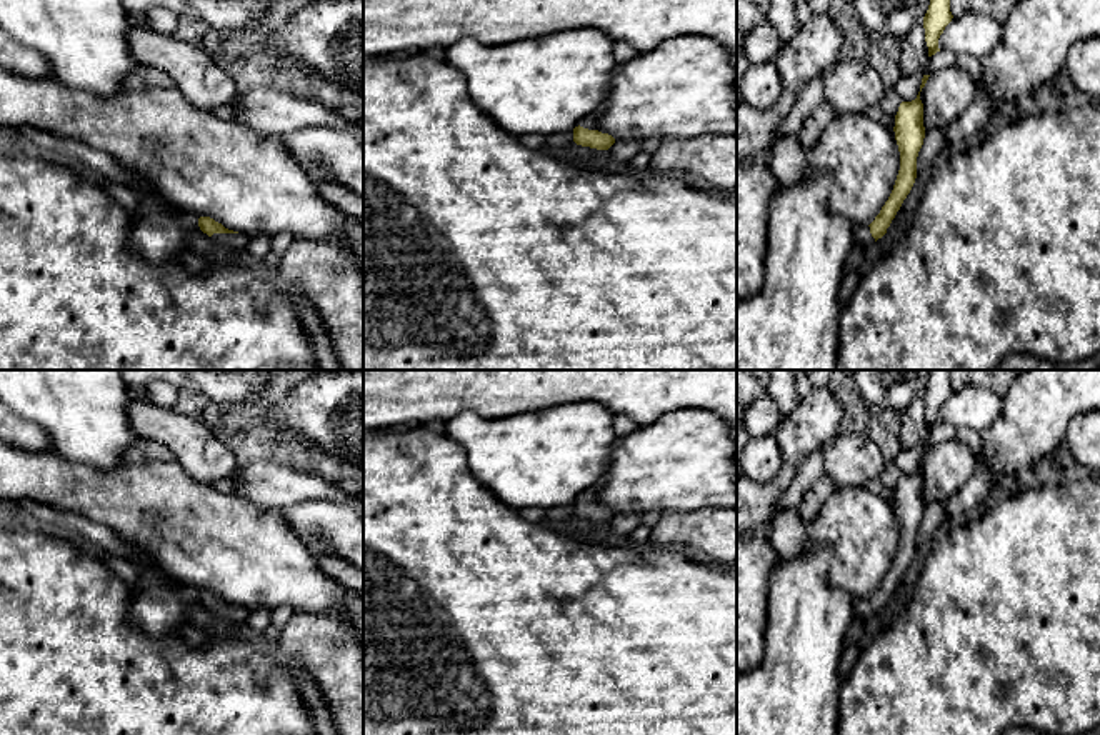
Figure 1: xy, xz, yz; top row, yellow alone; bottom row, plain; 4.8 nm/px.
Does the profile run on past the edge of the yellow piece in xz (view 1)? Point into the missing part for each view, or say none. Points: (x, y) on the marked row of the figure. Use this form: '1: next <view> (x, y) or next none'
1: next xz (590, 122)

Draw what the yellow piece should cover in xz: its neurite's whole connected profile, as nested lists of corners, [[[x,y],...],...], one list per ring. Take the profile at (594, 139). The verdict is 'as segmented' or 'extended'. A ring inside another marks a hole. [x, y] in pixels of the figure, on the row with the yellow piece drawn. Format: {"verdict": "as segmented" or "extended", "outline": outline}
{"verdict": "extended", "outline": [[[602,103],[595,112],[580,120],[580,123],[573,128],[573,142],[582,147],[590,147],[597,150],[608,150],[615,138],[608,133],[602,133],[597,130],[598,118],[605,110],[605,103]]]}

